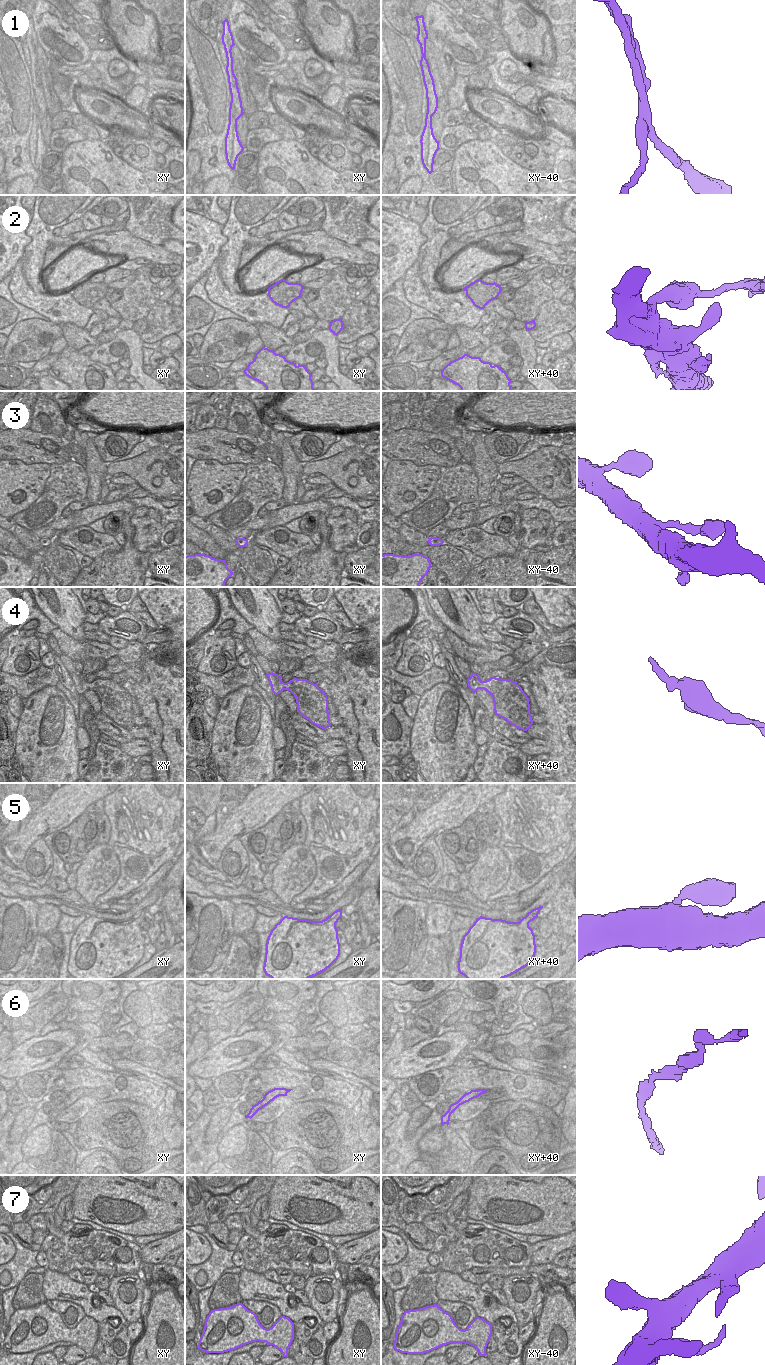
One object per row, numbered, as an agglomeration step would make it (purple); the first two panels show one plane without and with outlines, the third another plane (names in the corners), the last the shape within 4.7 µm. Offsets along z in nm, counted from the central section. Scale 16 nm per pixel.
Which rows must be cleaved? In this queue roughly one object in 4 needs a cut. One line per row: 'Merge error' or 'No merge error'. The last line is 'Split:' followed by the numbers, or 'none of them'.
1: Merge error
2: Merge error
3: No merge error
4: No merge error
5: No merge error
6: No merge error
7: No merge error
Split: 1, 2

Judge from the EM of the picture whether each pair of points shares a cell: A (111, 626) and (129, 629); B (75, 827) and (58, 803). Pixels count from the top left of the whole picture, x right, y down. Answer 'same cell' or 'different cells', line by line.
A: same cell
B: different cells

